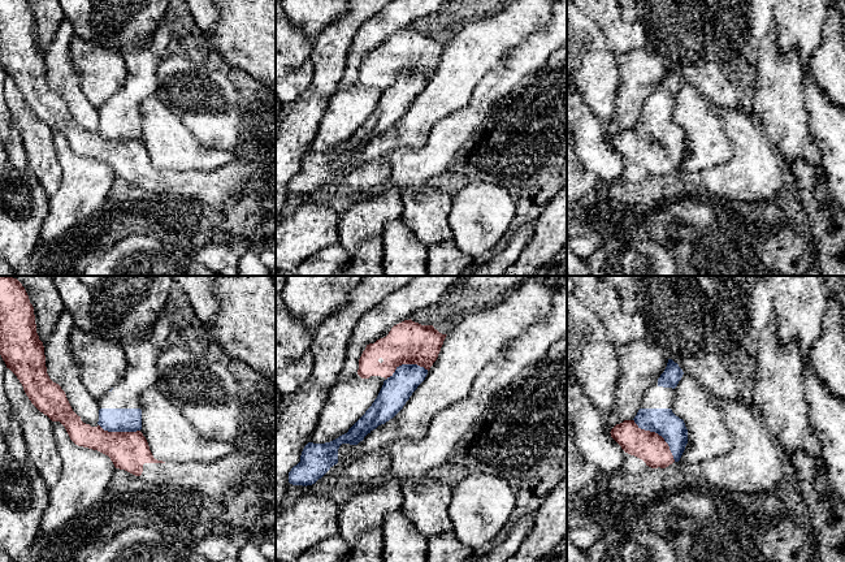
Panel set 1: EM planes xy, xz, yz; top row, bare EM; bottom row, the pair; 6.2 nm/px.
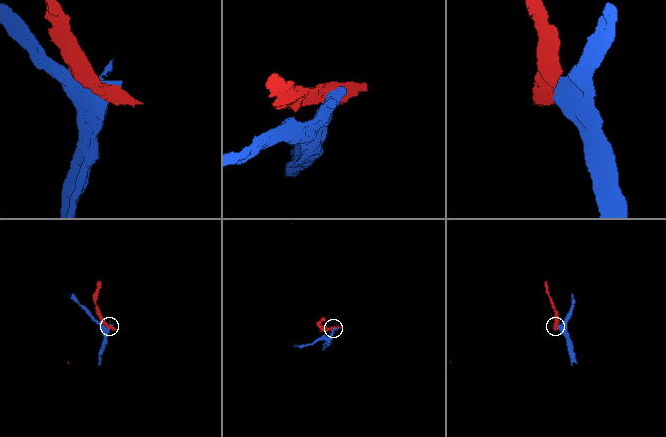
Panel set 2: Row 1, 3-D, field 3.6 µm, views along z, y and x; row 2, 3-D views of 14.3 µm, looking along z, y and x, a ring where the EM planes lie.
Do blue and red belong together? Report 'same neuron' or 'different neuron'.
different neuron

